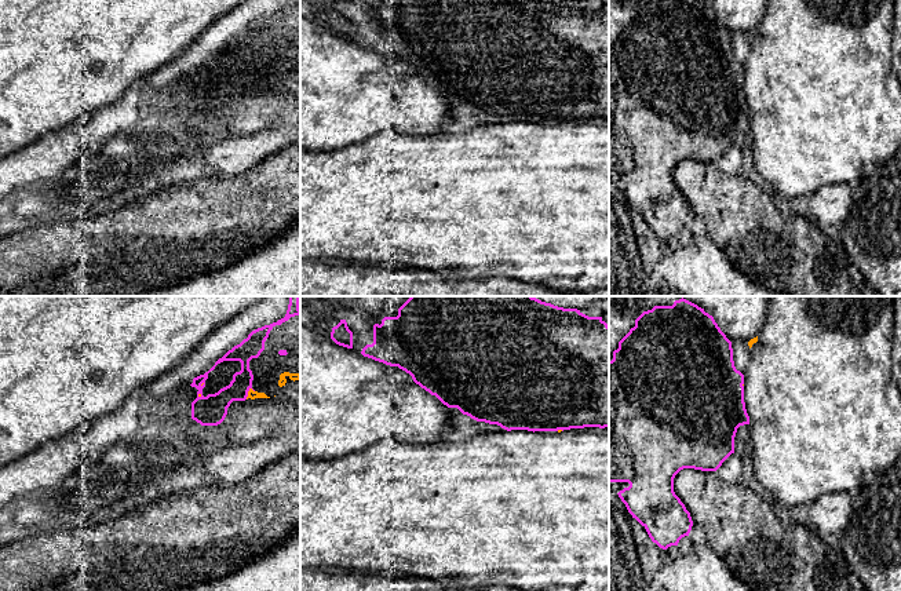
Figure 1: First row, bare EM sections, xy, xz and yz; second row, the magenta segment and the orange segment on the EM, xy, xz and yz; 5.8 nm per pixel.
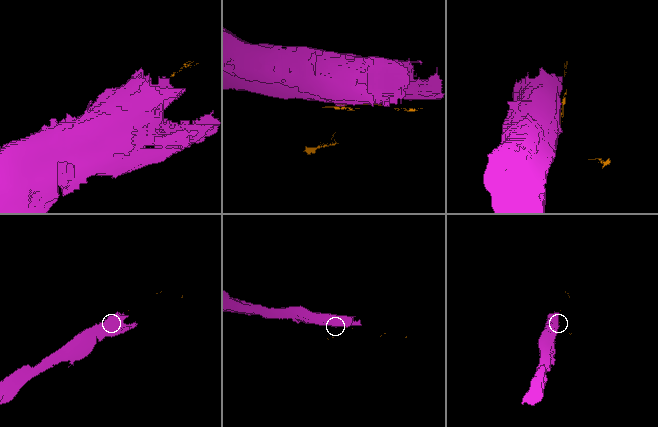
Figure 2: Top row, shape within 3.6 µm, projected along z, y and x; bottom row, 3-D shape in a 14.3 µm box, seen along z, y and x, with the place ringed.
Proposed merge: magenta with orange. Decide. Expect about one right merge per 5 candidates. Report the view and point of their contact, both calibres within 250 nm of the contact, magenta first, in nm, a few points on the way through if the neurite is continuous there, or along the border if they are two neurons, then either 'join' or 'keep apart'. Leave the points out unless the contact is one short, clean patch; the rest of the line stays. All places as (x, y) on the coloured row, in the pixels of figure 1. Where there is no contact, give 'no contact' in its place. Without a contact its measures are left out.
contact xy (247, 393); calibres 180 and 50 nm; keep apart

